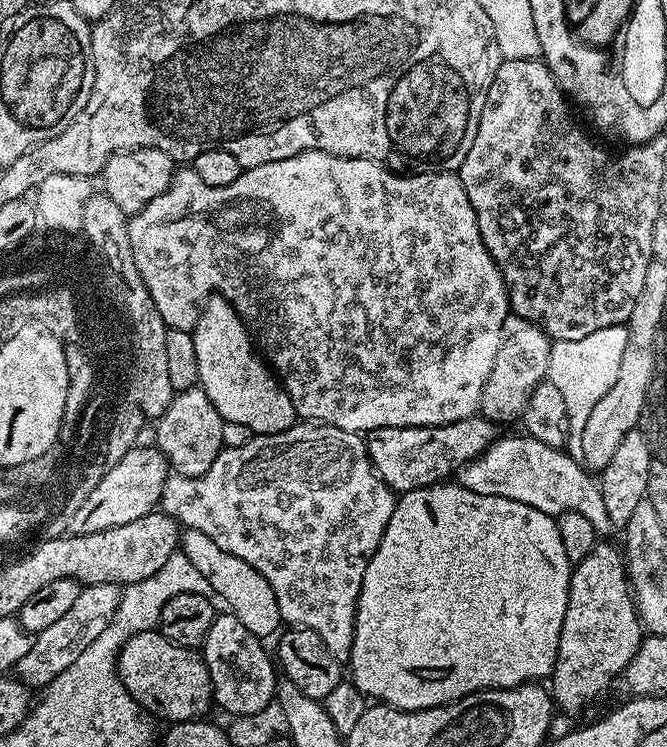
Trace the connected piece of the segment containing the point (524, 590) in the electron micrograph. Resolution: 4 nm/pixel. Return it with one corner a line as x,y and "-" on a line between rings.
459,482
427,484
425,488
403,493
397,499
394,514
390,514
390,522
382,534
382,542
378,550
374,550
362,578
362,590
356,603
354,642
350,653
351,683
373,701
388,704
391,708
417,712
422,708
437,708
460,700
482,688
513,688
551,677
562,634
562,618
566,618
568,587
573,567
570,558
566,558
566,546
562,546
562,534
558,534
556,520
523,502
474,493

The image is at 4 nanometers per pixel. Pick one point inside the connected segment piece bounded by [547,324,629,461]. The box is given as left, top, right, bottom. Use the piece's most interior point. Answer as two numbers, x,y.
583,369

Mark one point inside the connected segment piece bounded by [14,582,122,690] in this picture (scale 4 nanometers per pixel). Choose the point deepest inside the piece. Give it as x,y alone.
52,650

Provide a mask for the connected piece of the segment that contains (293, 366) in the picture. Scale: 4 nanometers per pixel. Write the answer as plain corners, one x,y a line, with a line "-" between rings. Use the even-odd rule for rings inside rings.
311,150
294,158
266,162
266,166
245,168
230,186
206,186
191,167
184,166
173,176
170,187
135,213
127,225
136,269
165,324
191,332
209,296
219,294
228,299
248,325
255,347
282,381
284,393
294,402
301,421
367,434
379,428
437,428
479,413
482,386
486,386
486,378
494,370
494,358
504,334
502,322
510,314
510,305
504,279
494,258
490,258
490,250
486,250
486,242
482,242
474,206
466,198
459,175
451,172
397,174
375,160
355,160

